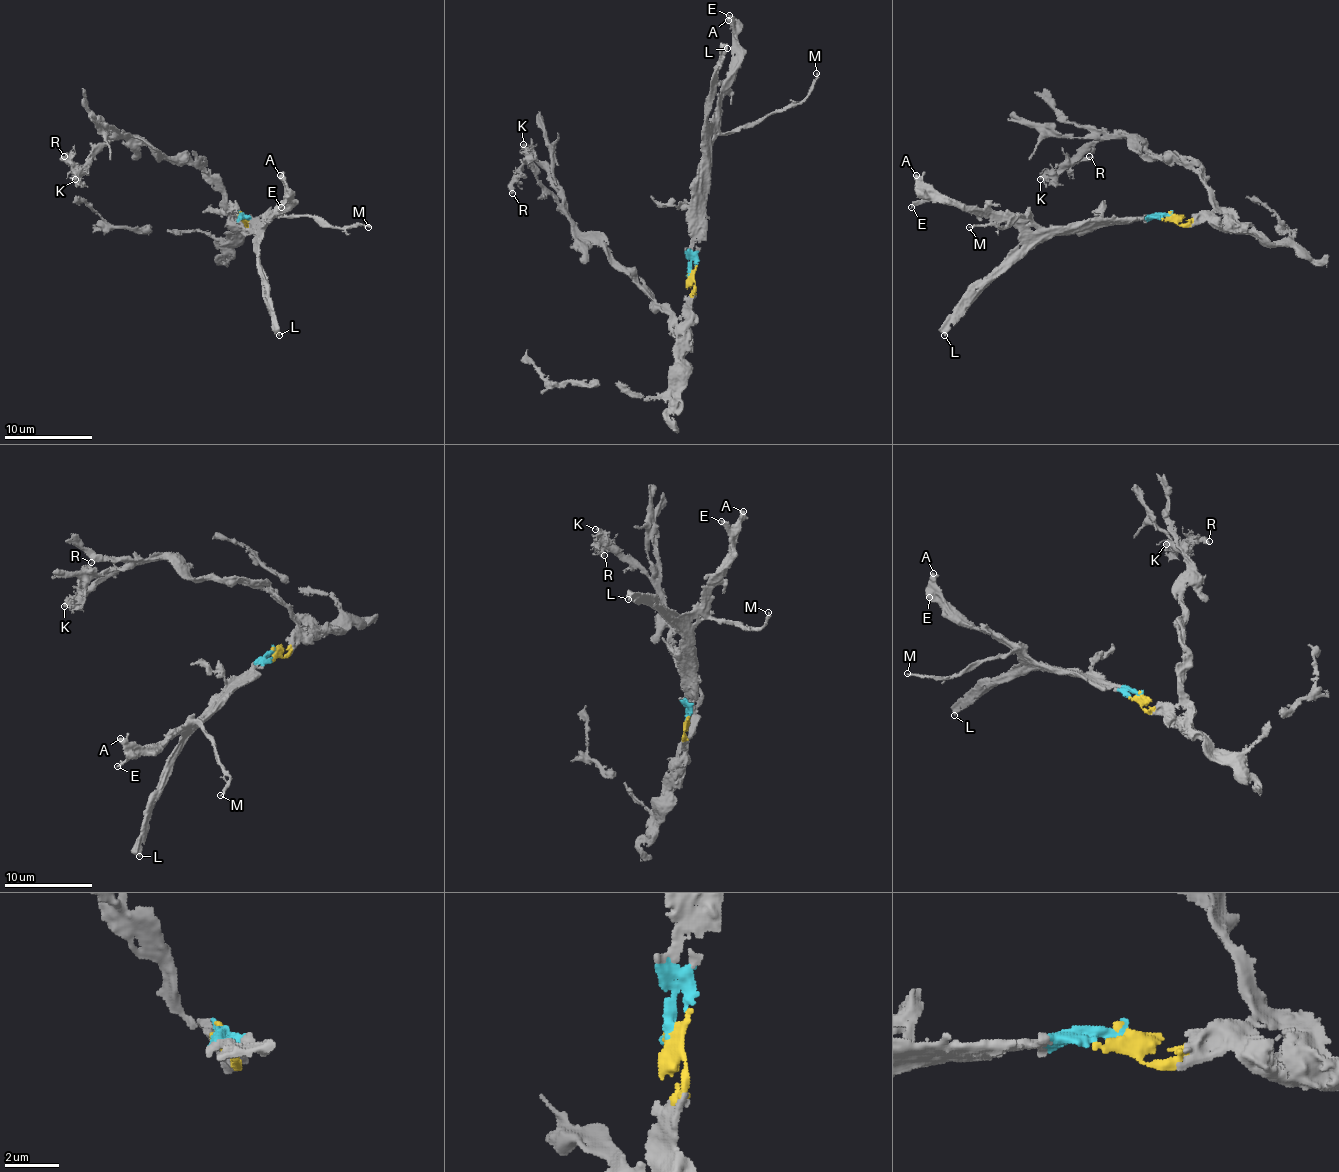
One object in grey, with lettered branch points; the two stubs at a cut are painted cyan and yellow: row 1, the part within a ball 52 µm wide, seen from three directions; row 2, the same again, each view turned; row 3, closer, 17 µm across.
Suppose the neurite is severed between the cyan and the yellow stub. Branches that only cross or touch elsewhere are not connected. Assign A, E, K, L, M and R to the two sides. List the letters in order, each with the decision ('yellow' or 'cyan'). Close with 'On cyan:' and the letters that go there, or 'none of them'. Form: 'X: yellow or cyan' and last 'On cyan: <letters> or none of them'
A: cyan
E: cyan
K: yellow
L: cyan
M: cyan
R: yellow
On cyan: A, E, L, M

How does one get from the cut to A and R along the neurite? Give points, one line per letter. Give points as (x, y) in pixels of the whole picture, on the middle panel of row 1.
A: (689, 274), (695, 207), (711, 152), (717, 92), (731, 63), (733, 24), (728, 19)
R: (689, 274), (691, 300), (677, 318), (662, 309), (607, 249), (582, 232), (527, 163), (511, 185), (511, 194)

